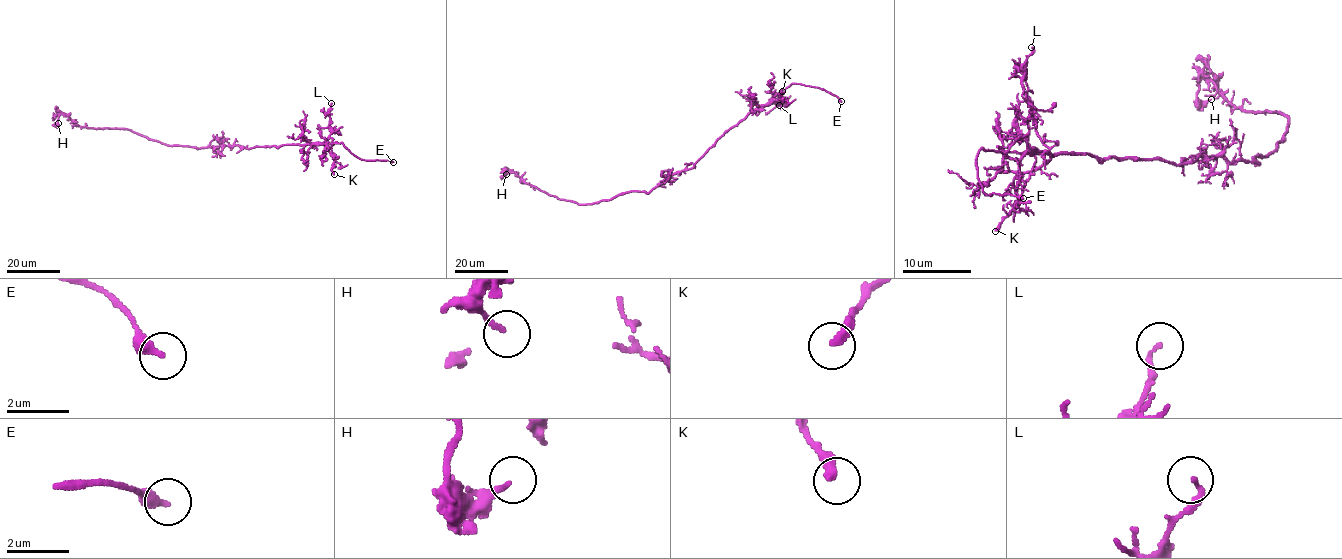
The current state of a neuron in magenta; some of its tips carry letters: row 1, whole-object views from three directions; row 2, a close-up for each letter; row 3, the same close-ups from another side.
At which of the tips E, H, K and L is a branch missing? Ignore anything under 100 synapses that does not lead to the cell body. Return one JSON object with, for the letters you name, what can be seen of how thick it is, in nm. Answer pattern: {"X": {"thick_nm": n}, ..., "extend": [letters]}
{"E": {"thick_nm": 400}, "extend": ["E"]}

